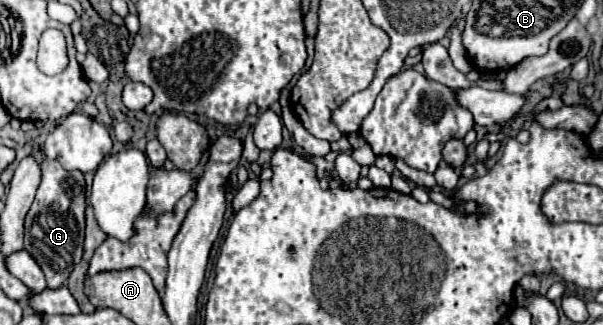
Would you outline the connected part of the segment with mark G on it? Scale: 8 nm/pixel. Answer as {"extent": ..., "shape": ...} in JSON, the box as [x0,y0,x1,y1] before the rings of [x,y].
{"extent":[25,160,85,288],"shape":[[[57,160],[41,162],[41,184],[25,218],[25,250],[41,266],[47,286],[59,288],[83,254],[85,236],[85,178],[79,170],[67,172]]]}

